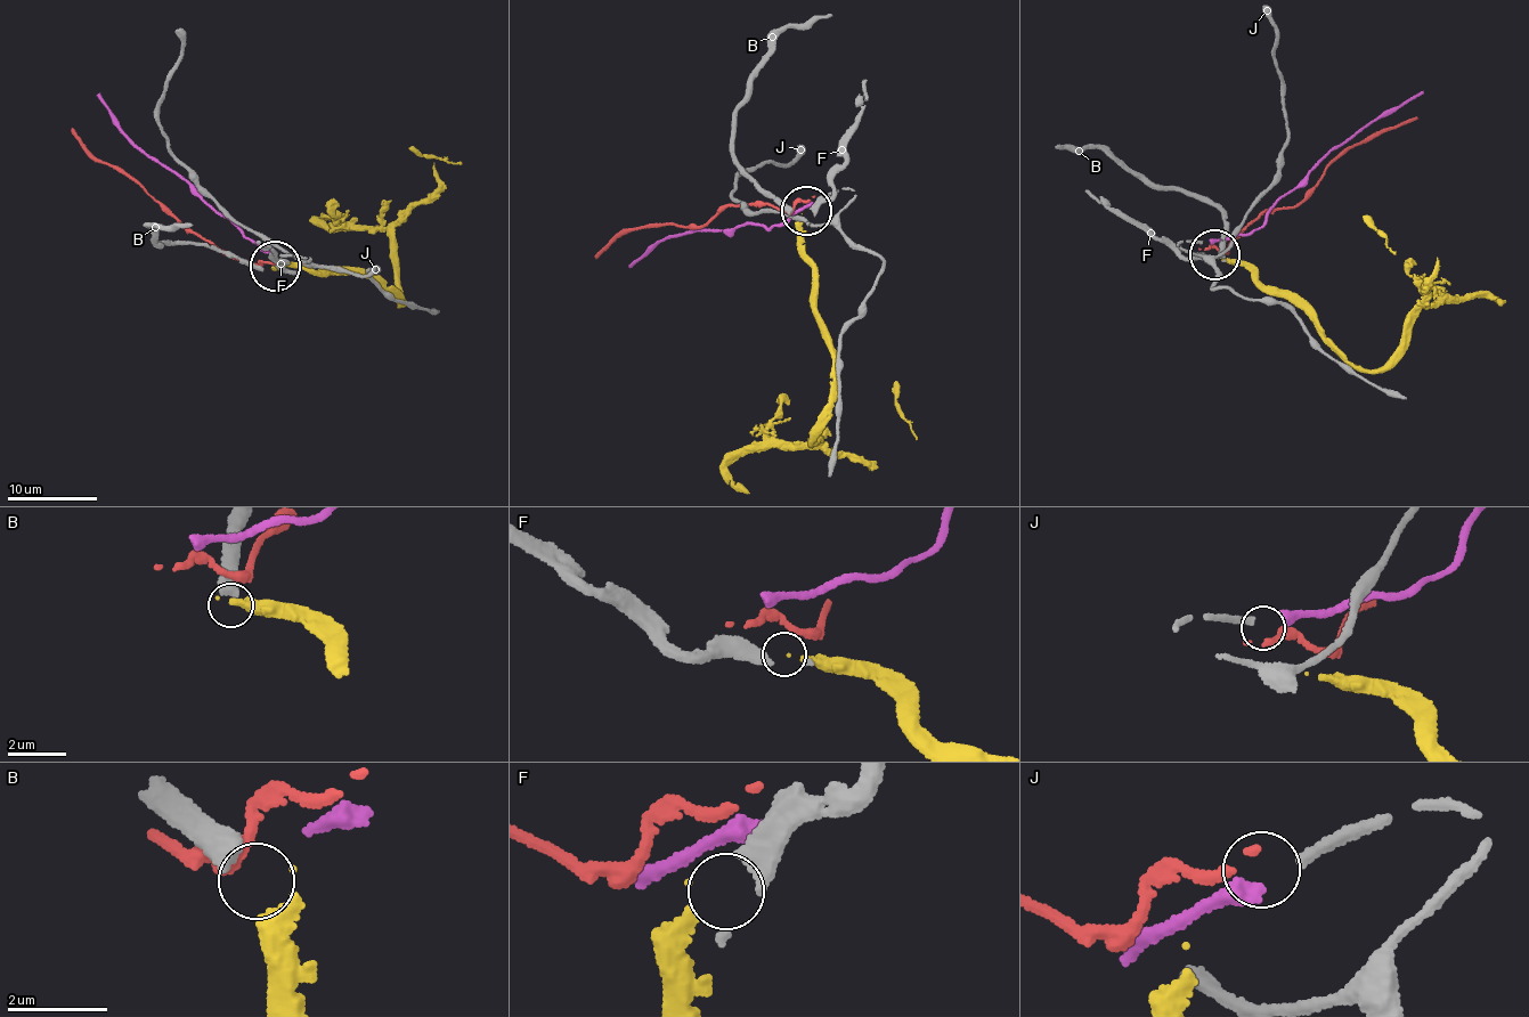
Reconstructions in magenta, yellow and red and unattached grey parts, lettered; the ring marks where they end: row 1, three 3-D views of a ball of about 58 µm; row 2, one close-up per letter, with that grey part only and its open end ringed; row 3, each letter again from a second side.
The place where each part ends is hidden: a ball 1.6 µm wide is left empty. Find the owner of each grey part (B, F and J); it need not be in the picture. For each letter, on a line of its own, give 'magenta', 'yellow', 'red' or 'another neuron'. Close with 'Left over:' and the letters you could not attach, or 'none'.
B: another neuron
F: yellow
J: magenta
Left over: B

